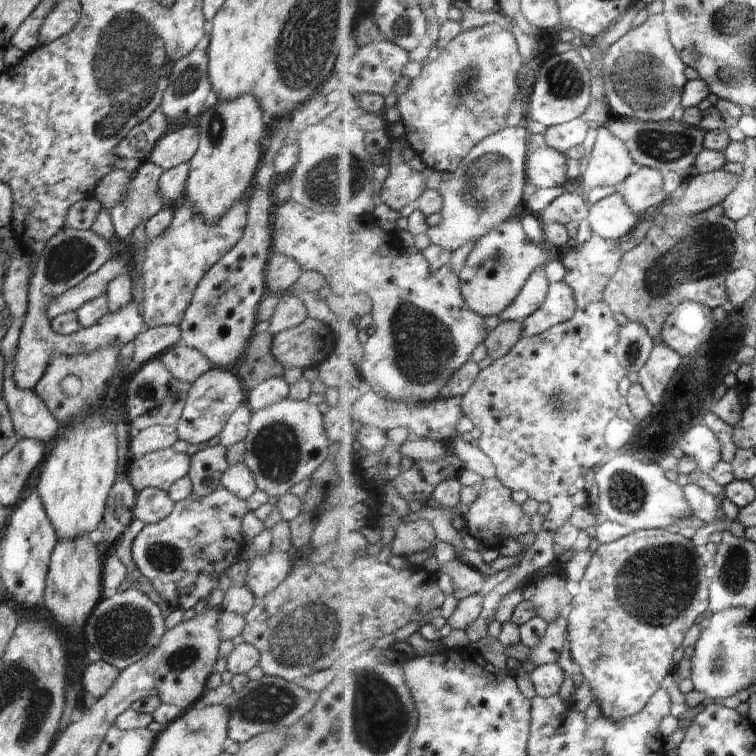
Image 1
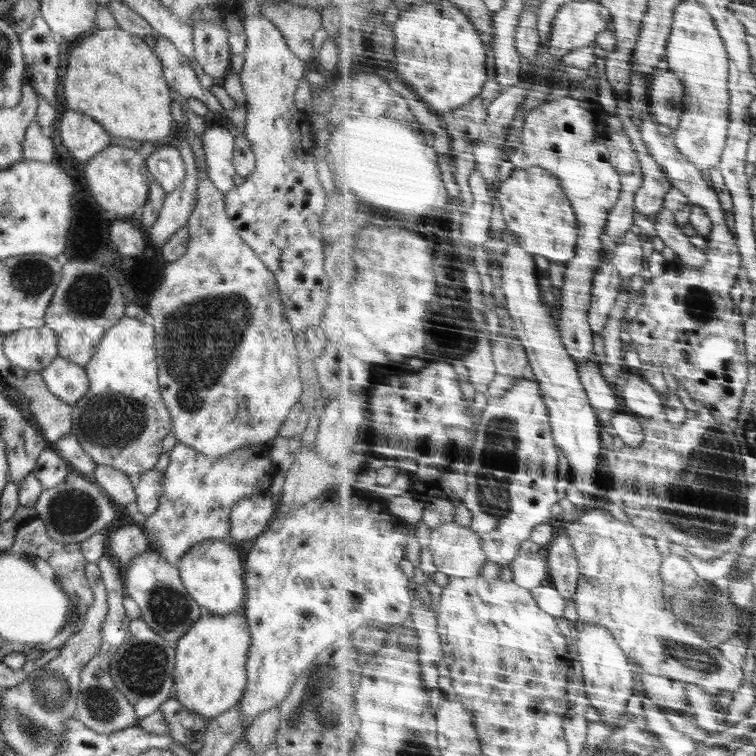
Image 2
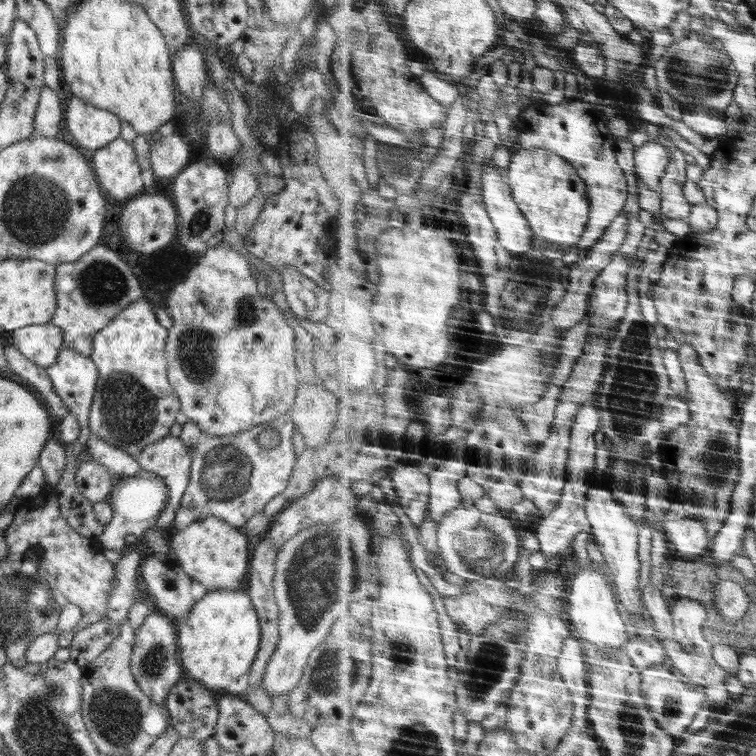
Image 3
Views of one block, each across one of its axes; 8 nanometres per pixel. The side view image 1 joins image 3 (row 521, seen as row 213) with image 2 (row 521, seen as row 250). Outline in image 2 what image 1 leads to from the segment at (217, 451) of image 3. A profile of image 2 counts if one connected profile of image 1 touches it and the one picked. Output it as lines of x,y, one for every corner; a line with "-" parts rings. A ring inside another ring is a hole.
177,442
169,452
170,464
164,471
162,496
158,498
158,508
154,514
147,516
147,521
141,526
149,540
150,550
156,550
160,555
176,568
179,560
189,548
195,544
214,538
228,540
230,532
230,509
240,499
266,494
278,473
277,466
270,461
270,443
259,448
237,448
222,458
208,458
201,452

